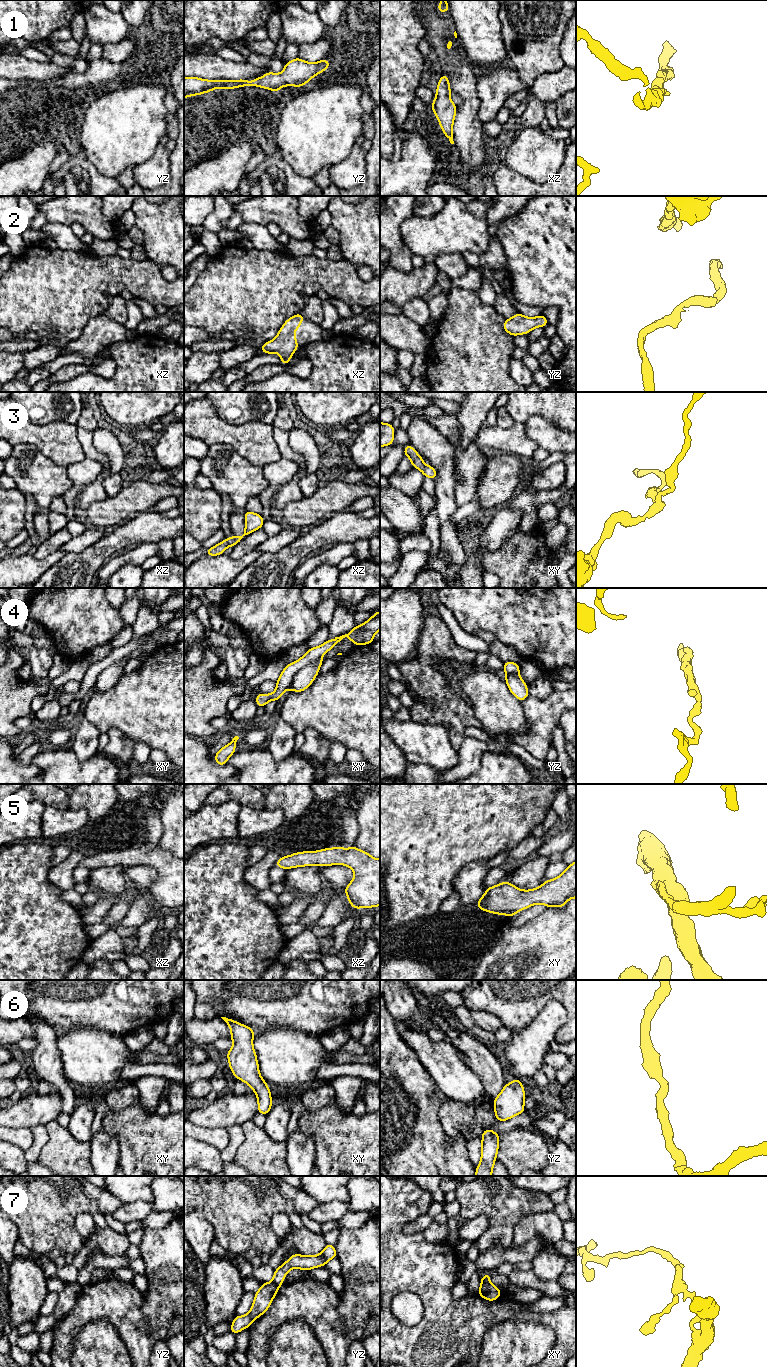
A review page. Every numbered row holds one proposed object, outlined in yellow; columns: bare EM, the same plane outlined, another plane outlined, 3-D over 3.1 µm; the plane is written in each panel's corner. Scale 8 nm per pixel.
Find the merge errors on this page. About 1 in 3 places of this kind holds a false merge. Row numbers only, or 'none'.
4, 7

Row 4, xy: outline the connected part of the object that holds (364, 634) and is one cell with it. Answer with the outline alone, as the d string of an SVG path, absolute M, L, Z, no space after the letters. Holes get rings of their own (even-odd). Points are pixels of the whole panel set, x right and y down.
M380 611L360 626L354 628L345 635L335 637L333 640L328 639L320 646L308 649L307 652L297 661L287 664L283 669L279 679L276 681L277 687L272 694L257 694L257 707L264 707L269 701L278 701L282 694L290 688L294 676L302 668L321 658L326 652L331 650L343 638L349 638L356 646L370 644L374 640L374 635L380 630Z

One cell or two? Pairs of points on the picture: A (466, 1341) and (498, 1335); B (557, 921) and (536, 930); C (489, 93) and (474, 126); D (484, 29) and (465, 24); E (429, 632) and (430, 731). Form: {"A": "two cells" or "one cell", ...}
{"A": "two cells", "B": "one cell", "C": "two cells", "D": "one cell", "E": "two cells"}

